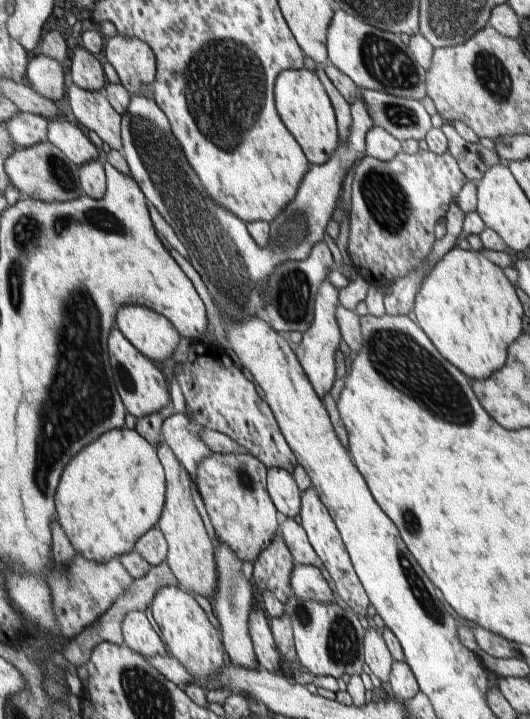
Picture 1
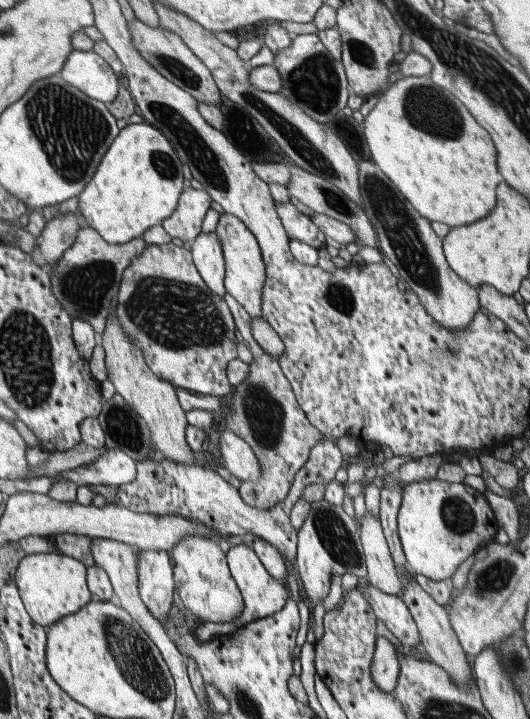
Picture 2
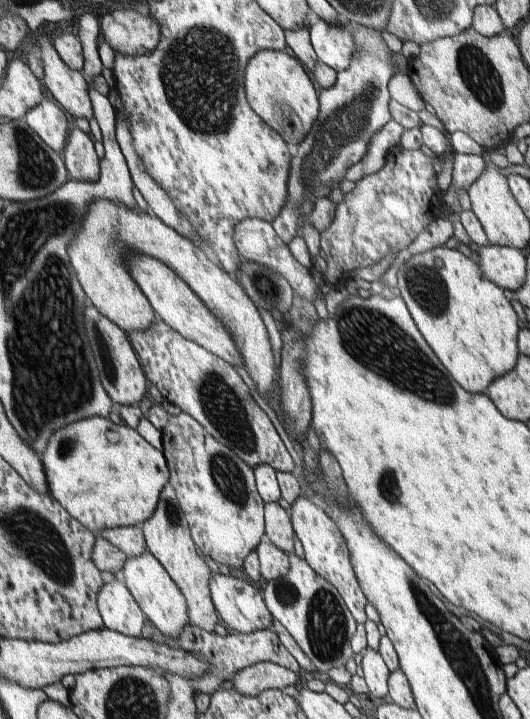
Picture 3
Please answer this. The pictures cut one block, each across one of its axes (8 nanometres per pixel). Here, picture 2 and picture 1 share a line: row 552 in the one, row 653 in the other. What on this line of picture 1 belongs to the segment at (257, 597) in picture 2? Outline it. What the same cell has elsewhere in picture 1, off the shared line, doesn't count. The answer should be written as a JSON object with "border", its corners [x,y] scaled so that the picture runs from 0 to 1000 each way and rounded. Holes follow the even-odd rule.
{"border":[[[409,745],[411,757],[408,765],[409,782],[409,815],[408,825],[398,832],[398,844],[404,857],[415,866],[415,880],[423,887],[425,905],[432,910],[436,924],[443,928],[460,928],[468,932],[491,929],[477,900],[475,883],[470,880],[470,862],[477,857],[475,846],[479,846],[479,818],[472,812],[472,807],[460,804],[457,797],[458,779],[430,759],[421,751]]]}

